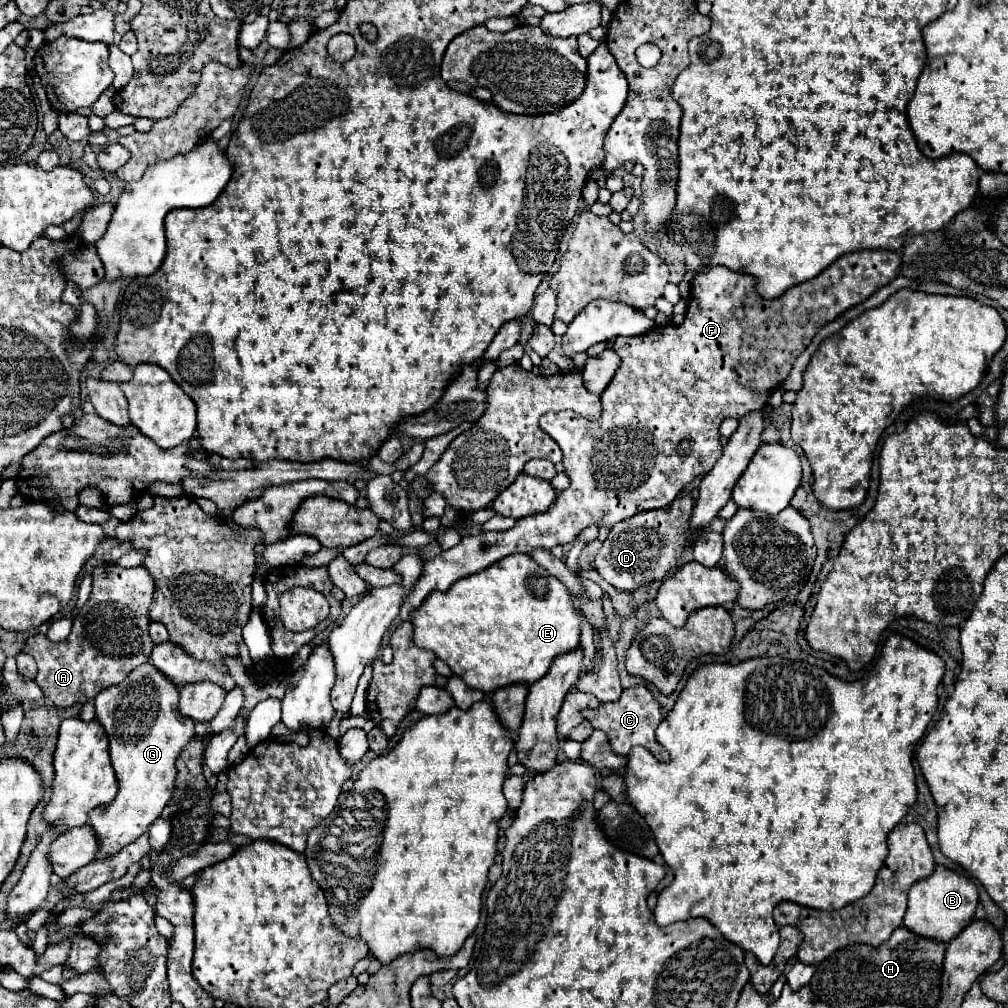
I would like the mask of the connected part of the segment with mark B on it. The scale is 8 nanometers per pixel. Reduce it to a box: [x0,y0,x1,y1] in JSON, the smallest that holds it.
[903,866,979,944]

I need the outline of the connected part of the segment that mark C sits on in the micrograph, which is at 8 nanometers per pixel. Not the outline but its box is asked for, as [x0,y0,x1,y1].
[583,684,669,760]

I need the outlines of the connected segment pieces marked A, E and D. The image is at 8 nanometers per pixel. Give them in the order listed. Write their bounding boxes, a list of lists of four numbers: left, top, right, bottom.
[[23,564,155,708],[413,554,581,692],[595,492,701,592]]

